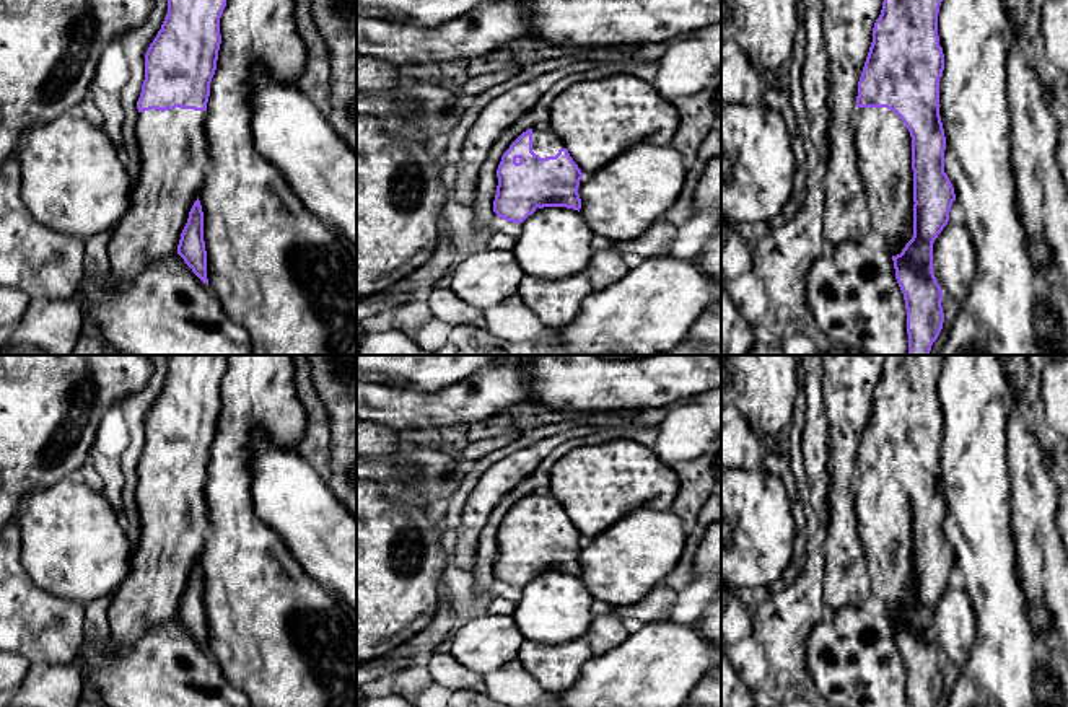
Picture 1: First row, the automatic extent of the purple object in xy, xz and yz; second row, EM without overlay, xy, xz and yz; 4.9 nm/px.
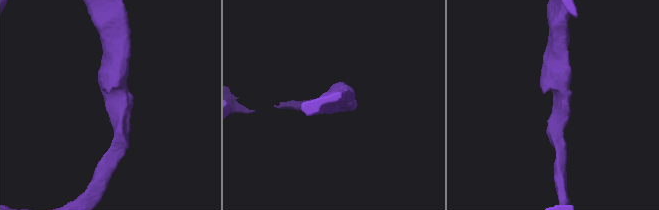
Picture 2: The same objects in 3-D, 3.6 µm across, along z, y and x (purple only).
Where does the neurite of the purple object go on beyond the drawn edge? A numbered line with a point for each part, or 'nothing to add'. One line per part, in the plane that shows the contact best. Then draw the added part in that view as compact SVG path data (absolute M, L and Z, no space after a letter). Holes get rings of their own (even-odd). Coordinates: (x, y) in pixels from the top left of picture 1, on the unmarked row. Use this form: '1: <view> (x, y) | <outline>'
1: yz (883, 507) | M858 472L853 489L871 591L884 601L886 616L897 621L913 601L912 502L887 472Z

